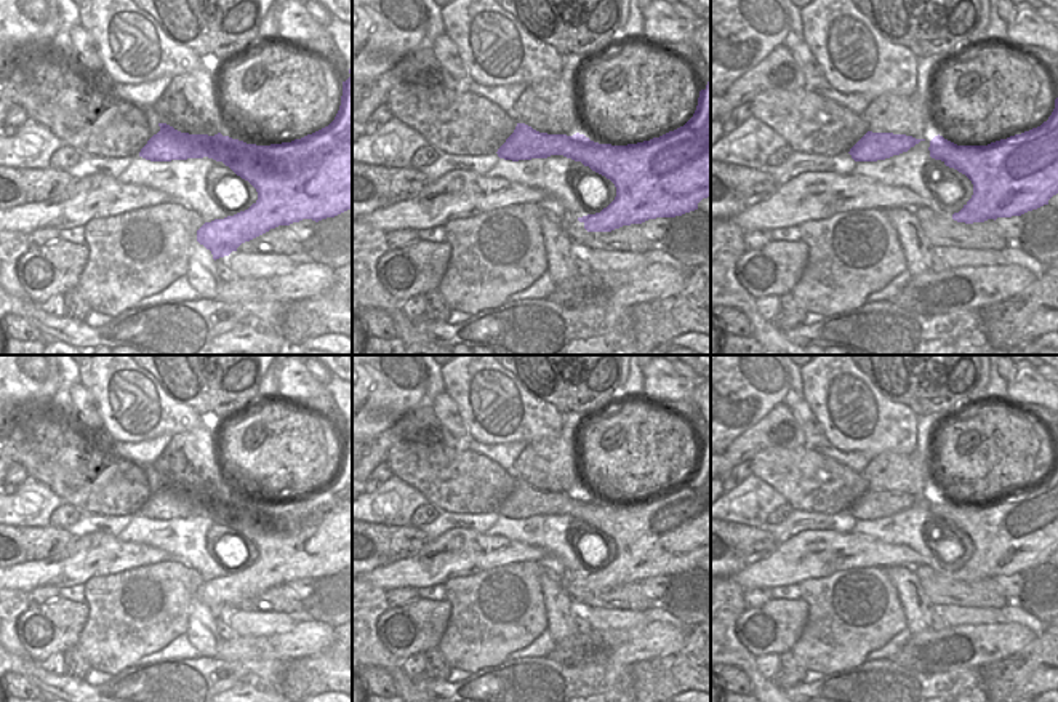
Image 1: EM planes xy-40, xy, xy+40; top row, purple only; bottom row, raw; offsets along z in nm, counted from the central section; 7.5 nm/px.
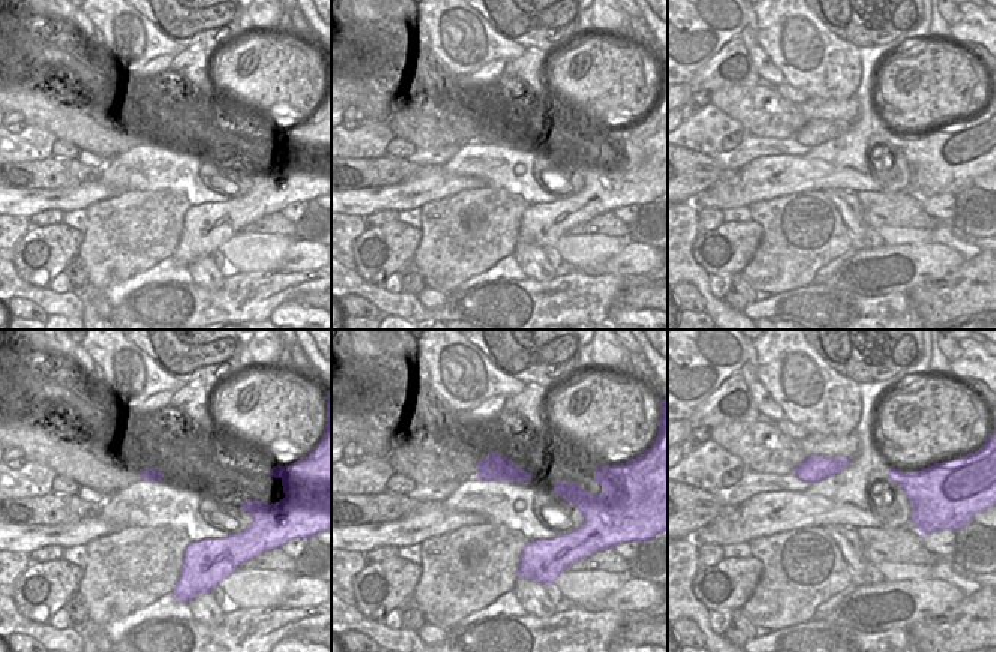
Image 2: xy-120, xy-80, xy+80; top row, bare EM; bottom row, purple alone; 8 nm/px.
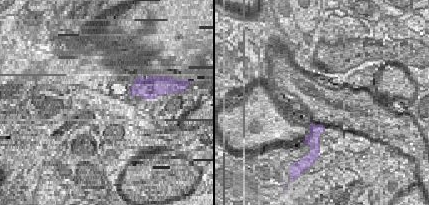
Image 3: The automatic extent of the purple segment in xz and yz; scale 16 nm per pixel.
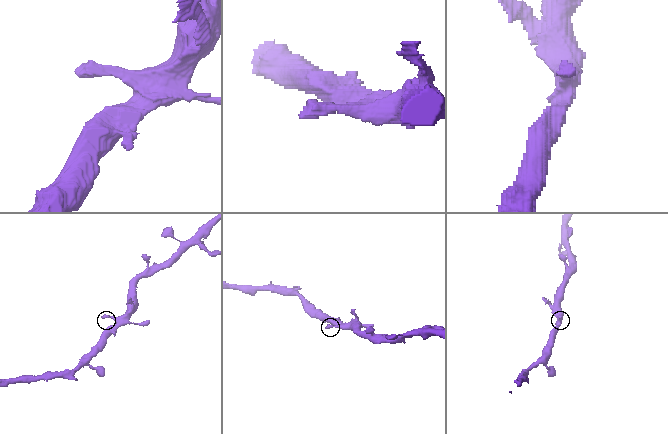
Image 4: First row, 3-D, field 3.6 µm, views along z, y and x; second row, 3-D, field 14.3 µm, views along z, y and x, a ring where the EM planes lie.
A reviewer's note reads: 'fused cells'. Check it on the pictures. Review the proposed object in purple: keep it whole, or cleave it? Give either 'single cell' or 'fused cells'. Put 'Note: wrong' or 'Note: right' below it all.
single cell
Note: wrong

